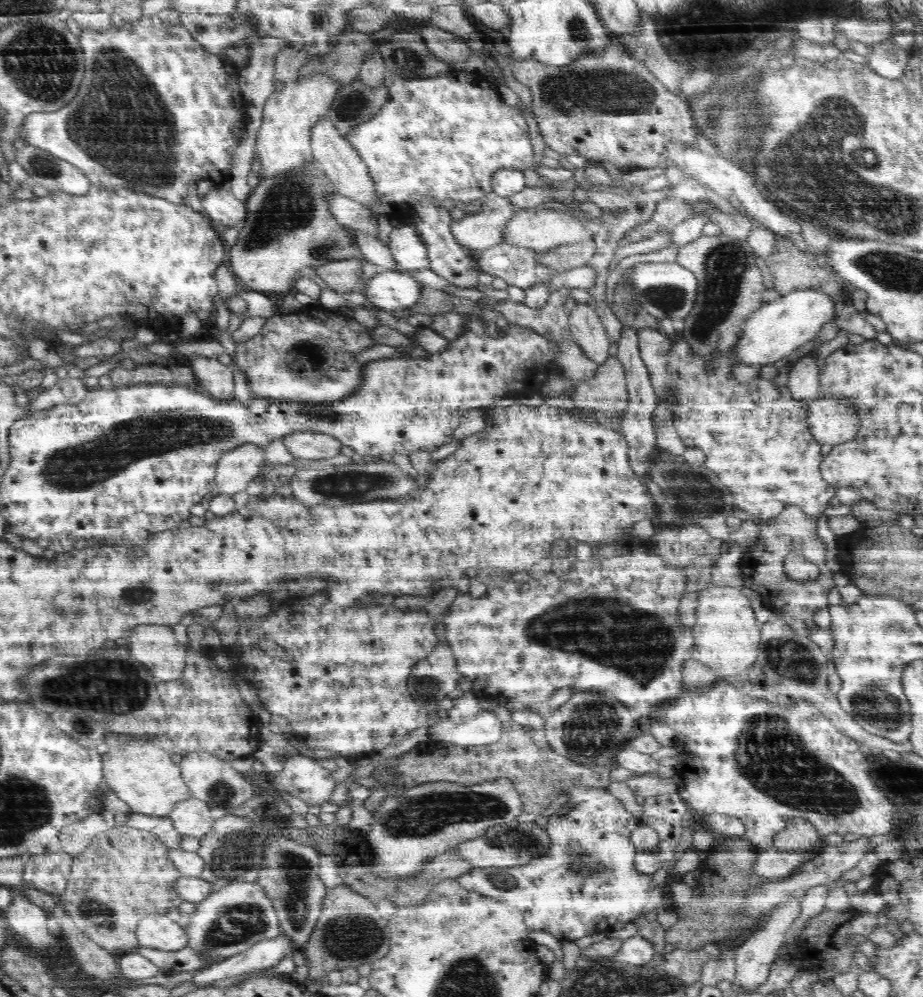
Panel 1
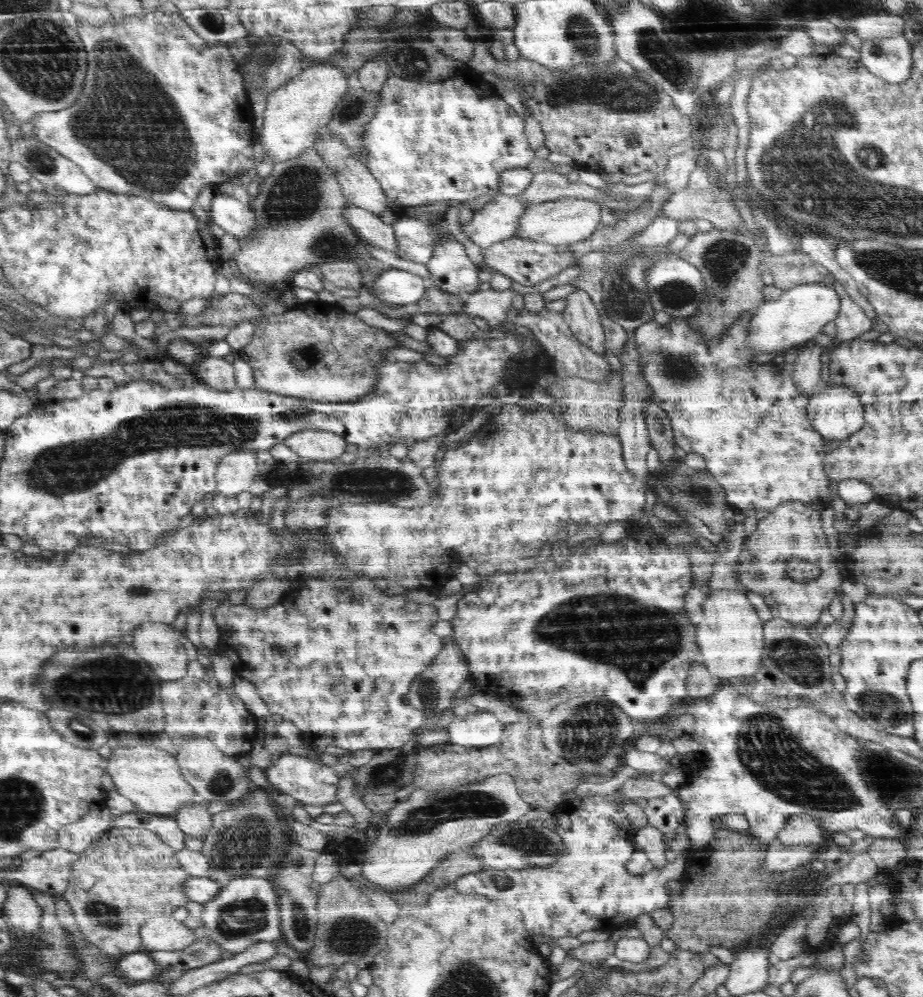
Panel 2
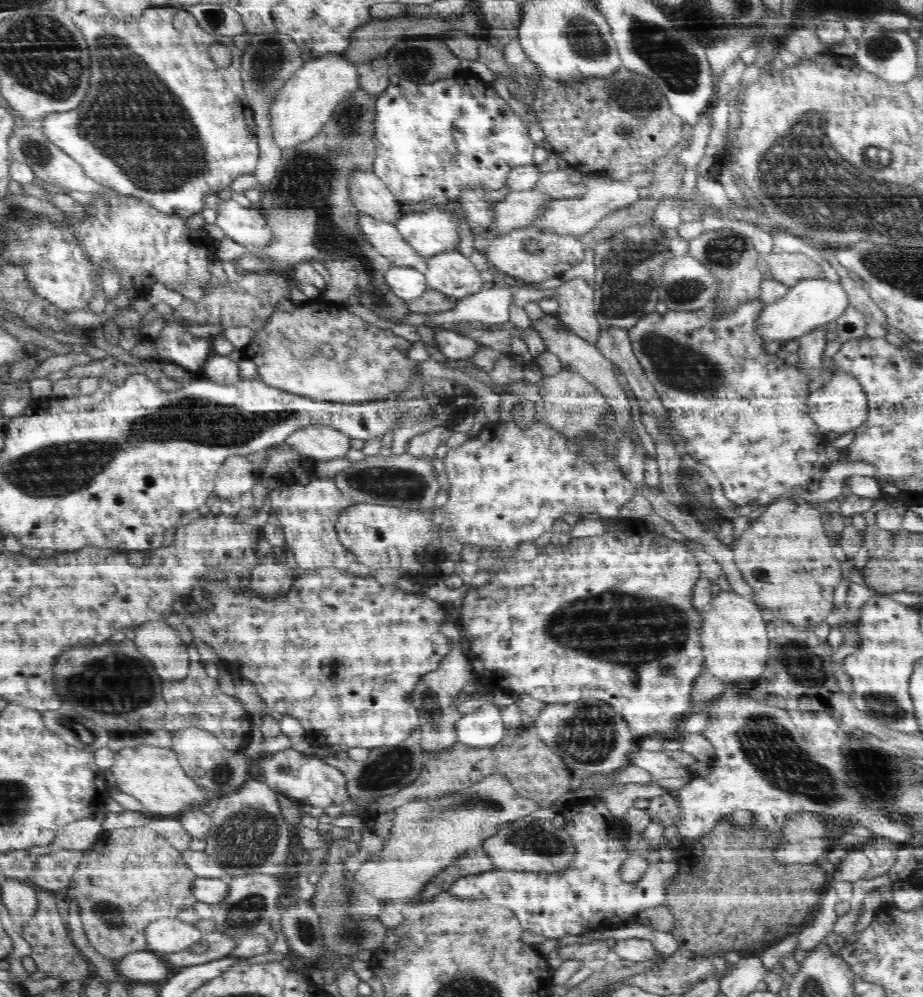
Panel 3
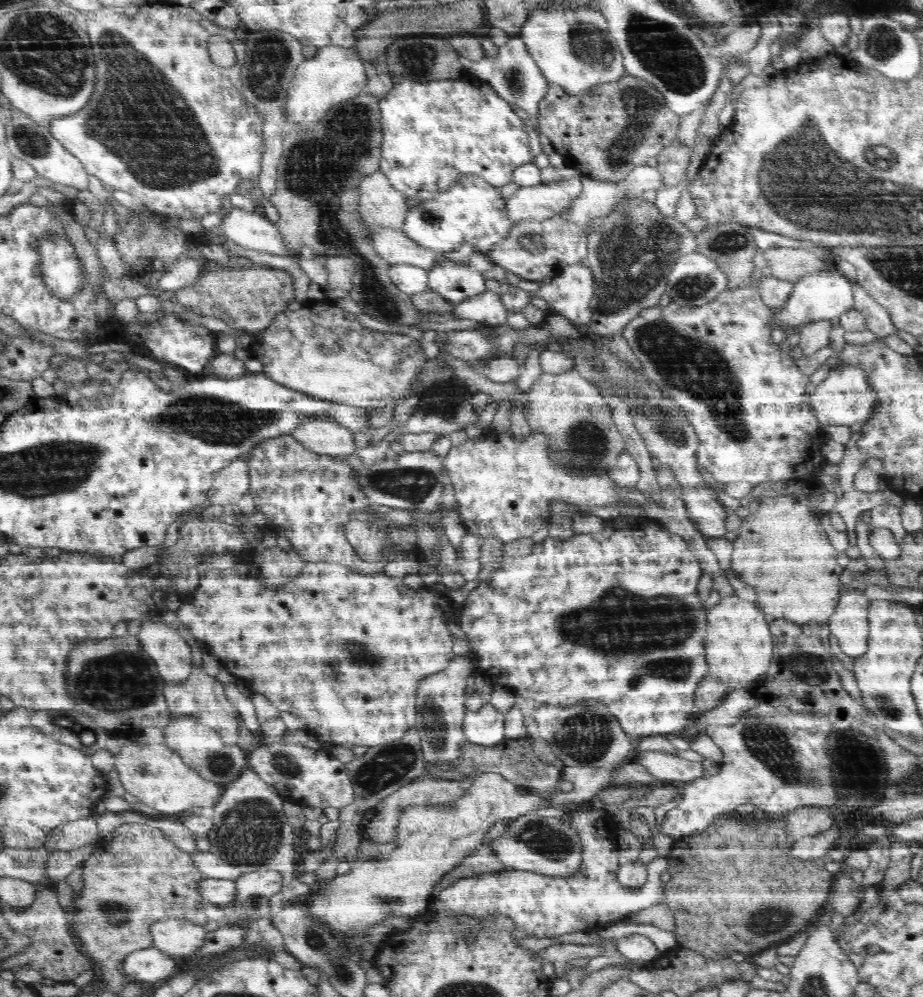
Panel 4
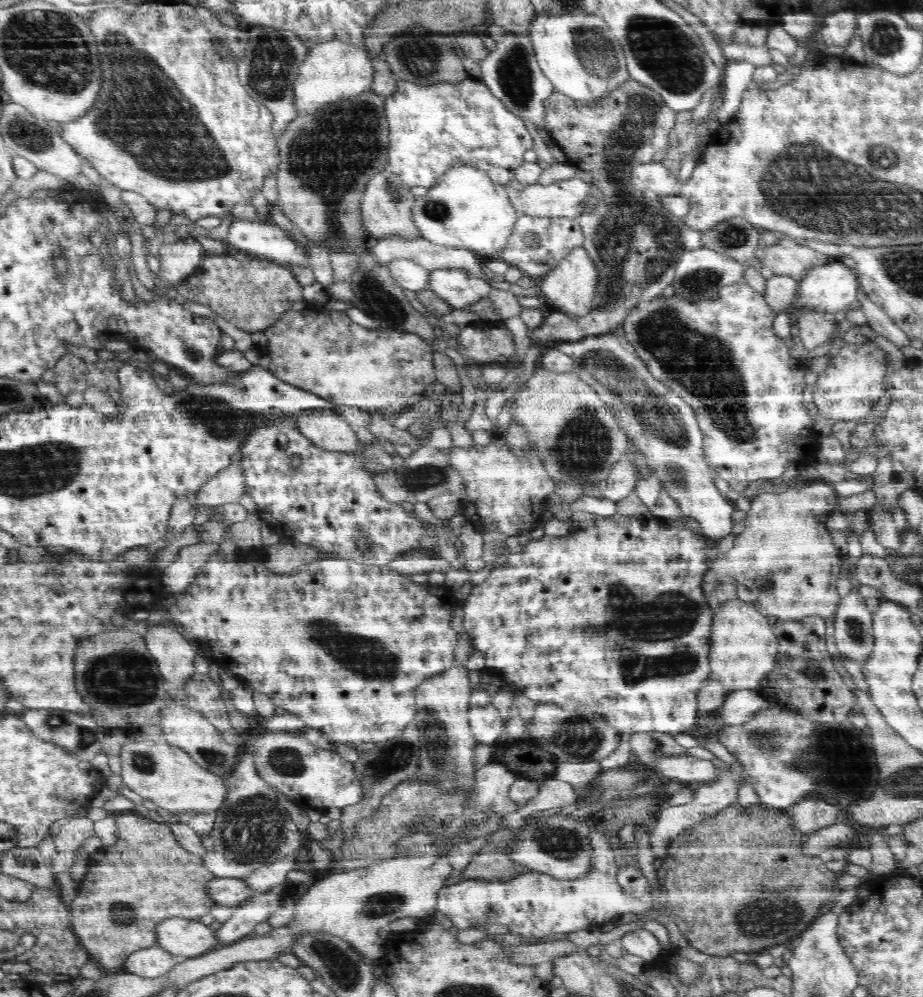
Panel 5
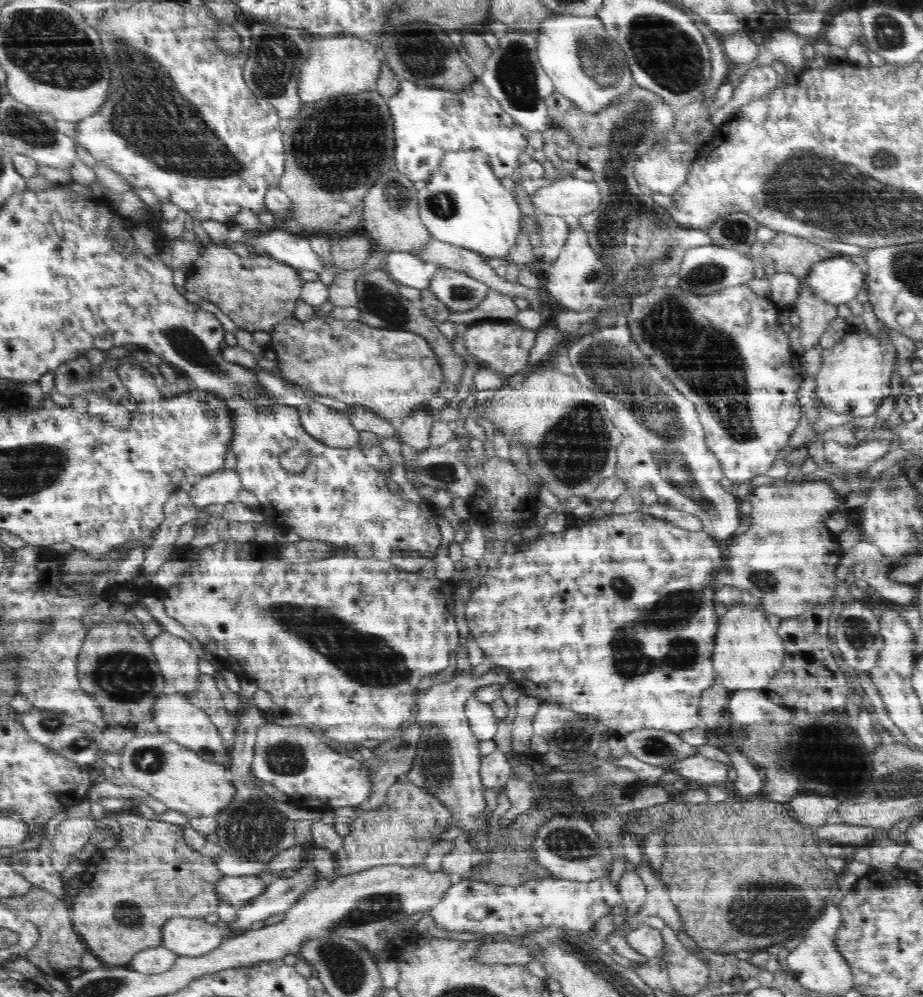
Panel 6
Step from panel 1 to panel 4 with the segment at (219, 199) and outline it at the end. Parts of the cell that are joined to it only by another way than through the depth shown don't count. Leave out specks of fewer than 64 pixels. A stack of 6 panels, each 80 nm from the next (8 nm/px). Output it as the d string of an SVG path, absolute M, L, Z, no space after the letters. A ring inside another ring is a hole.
M232 208L224 213L224 218L218 226L228 241L247 249L268 252L278 256L292 256L285 248L282 235L276 225L262 211L248 211Z

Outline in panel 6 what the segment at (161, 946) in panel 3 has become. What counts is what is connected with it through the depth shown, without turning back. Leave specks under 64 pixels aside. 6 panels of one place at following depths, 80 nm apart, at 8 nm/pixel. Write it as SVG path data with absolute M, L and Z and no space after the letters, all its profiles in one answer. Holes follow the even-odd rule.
M174 917L162 925L162 942L168 950L179 956L196 957L212 952L226 939L227 931L214 924L206 923L203 918Z

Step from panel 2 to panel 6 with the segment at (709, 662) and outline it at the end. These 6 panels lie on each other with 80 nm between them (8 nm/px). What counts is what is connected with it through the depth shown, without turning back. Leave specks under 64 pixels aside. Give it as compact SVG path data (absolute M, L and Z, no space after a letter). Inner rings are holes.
M734 604L727 609L726 614L718 621L711 656L717 681L729 691L764 688L782 666L783 640L778 638L777 629L770 625L768 616L762 610L744 604ZM728 684L736 684L736 686L728 686Z

